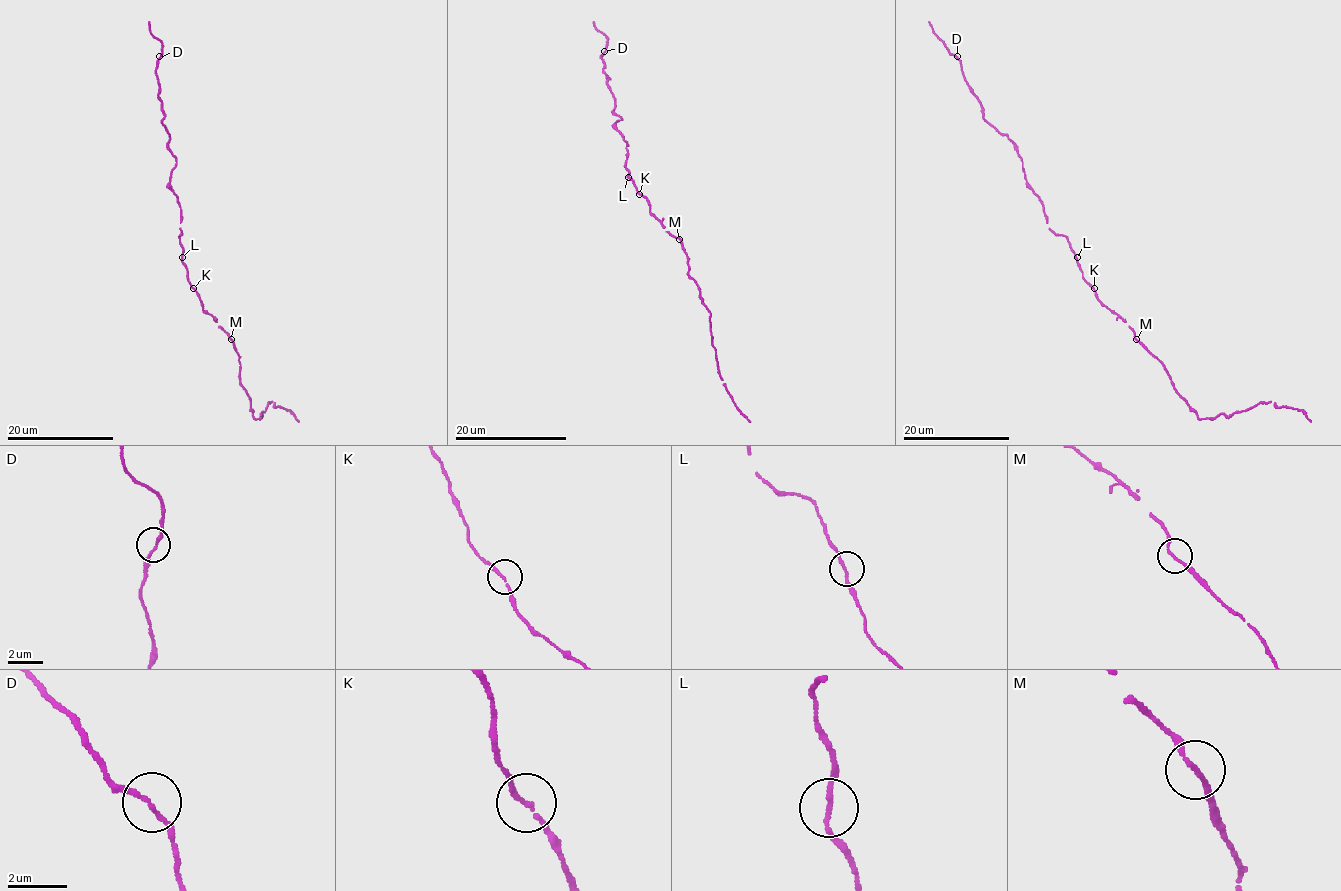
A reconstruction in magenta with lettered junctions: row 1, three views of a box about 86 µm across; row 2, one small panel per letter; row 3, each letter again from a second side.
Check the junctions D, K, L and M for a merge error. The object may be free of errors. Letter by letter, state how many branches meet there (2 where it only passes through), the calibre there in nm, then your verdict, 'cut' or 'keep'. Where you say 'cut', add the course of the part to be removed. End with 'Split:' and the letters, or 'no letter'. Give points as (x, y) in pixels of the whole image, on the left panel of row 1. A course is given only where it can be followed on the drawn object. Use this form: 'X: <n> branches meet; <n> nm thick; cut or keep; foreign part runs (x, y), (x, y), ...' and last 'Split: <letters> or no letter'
D: 2 branches meet; 140 nm thick; keep
K: 2 branches meet; 140 nm thick; keep
L: 2 branches meet; 140 nm thick; keep
M: 2 branches meet; 140 nm thick; keep
Split: no letter

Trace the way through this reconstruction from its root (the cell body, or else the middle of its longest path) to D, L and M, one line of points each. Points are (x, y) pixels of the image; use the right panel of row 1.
D: (1086, 280), (1067, 239), (1049, 228), (1014, 143), (983, 118), (957, 56)
L: (1086, 280), (1077, 257)
M: (1086, 280), (1098, 299), (1126, 321), (1136, 339)

